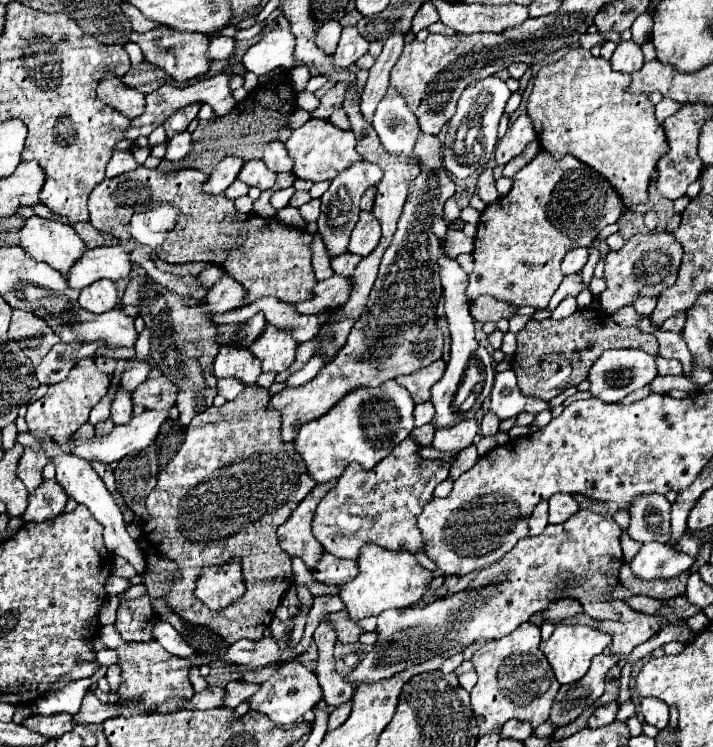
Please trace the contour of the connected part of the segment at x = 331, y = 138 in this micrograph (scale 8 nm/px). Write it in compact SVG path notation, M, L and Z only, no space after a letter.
M310 118L304 126L292 130L290 138L284 142L286 150L294 158L293 173L296 178L322 182L336 178L344 168L348 168L352 162L358 162L360 156L356 152L356 138L352 132L338 130L326 120Z

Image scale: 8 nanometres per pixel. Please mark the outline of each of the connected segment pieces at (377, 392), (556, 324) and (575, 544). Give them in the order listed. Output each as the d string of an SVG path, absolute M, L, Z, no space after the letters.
M394 380L378 388L358 388L346 394L326 416L308 422L300 428L294 440L302 454L310 476L316 482L340 478L350 462L358 462L364 470L372 470L398 446L414 428L414 400Z
M586 308L576 310L564 320L530 320L524 330L516 334L518 350L512 356L512 370L518 378L518 388L524 396L552 400L562 390L578 386L588 378L592 364L604 350L610 348L638 348L650 354L658 354L658 342L652 334L638 328L622 328L602 310Z
M578 510L564 524L546 526L542 534L522 538L514 546L514 550L508 552L502 560L480 570L466 590L452 594L448 598L436 600L432 604L426 604L424 608L416 608L416 606L408 608L402 614L398 610L386 610L382 616L378 616L378 626L376 626L378 640L374 648L354 670L350 670L350 674L346 674L346 682L350 682L352 688L358 688L360 684L374 684L378 680L396 676L396 672L410 668L410 664L420 664L424 660L430 660L432 656L442 656L444 650L452 648L452 644L470 646L478 640L494 640L498 636L510 634L514 628L528 622L532 614L546 610L550 602L556 602L560 598L580 600L584 606L584 612L596 620L620 618L620 612L612 608L612 600L610 600L612 590L620 584L618 574L624 564L624 554L618 540L620 532L622 528L614 522L612 516L600 516L590 510Z

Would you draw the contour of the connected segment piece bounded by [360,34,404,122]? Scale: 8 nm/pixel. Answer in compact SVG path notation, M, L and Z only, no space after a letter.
M392 34L384 42L384 50L378 56L376 64L370 68L370 76L368 76L368 82L366 82L362 100L360 100L360 112L368 122L372 122L374 110L386 94L388 80L390 80L390 70L396 64L398 56L402 54L402 46L404 46L404 36L402 34Z

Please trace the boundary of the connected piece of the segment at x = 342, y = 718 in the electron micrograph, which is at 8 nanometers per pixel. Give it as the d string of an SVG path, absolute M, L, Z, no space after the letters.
M348 700L348 702L346 702L346 704L342 704L342 706L338 706L338 708L330 714L328 730L334 730L334 728L338 728L340 724L344 724L344 722L346 722L346 718L350 716L350 710L352 710L352 700Z

